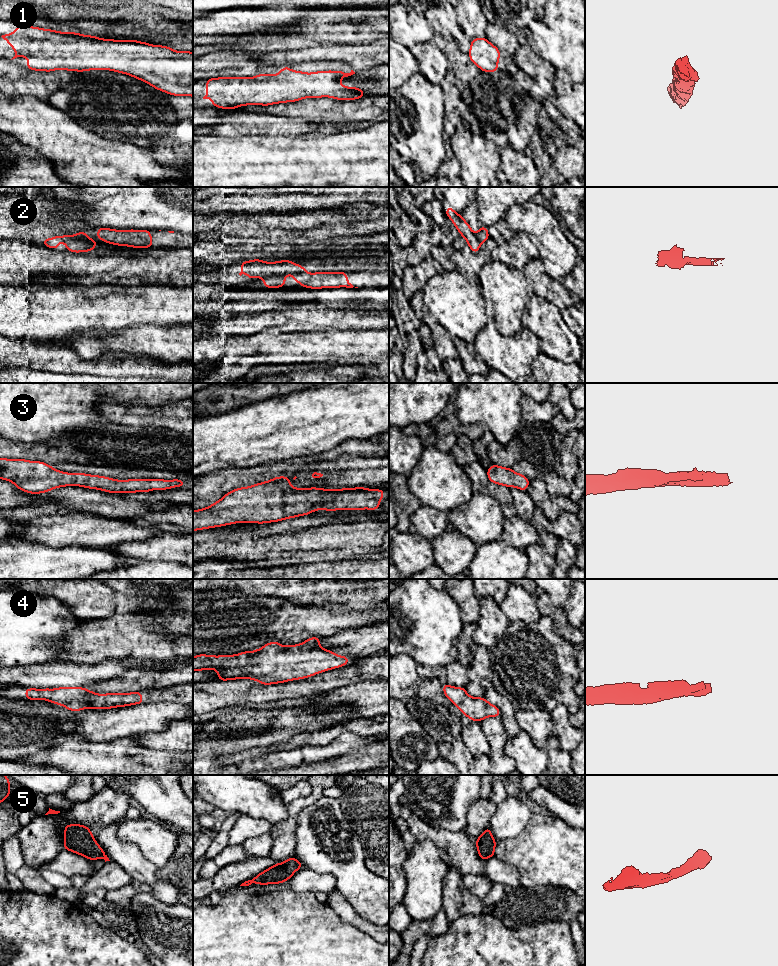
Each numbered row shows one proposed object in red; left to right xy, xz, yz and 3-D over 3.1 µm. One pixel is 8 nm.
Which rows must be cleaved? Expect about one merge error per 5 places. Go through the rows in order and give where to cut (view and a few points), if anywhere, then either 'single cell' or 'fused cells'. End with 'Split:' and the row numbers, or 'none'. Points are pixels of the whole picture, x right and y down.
1: cut none; single cell
2: cut xz (284, 274), (270, 275), (265, 281); fused cells
3: cut none; single cell
4: cut none; single cell
5: cut none; single cell
Split: 2

